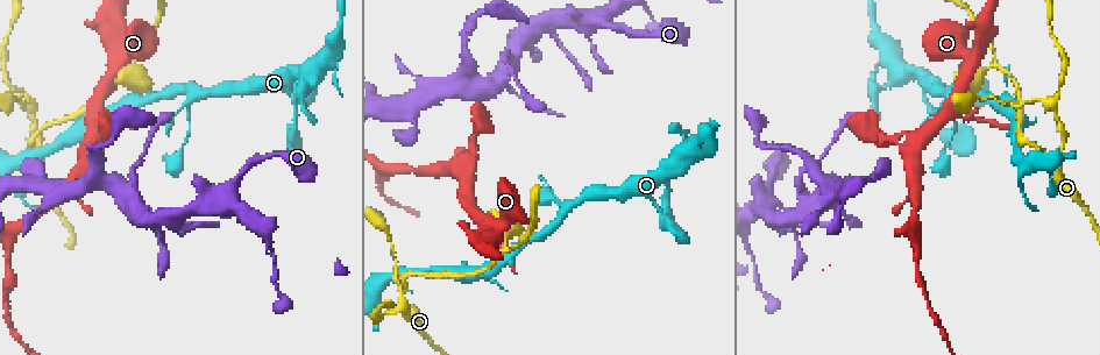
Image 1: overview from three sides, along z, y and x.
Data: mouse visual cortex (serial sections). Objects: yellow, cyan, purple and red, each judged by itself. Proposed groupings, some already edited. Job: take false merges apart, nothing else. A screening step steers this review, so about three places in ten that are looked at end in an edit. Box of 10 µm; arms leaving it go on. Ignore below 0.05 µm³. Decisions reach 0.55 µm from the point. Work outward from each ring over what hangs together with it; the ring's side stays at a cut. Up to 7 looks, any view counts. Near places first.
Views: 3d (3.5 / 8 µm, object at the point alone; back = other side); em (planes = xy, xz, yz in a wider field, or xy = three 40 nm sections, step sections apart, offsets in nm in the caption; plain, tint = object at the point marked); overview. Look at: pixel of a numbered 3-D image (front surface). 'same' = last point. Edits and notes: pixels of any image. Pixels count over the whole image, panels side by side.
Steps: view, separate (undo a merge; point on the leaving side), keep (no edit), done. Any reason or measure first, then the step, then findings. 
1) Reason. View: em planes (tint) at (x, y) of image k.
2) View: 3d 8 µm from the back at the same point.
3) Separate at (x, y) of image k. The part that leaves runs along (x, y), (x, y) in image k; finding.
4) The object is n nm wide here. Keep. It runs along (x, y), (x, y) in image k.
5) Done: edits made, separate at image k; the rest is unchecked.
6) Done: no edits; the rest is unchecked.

Sudden change in width. View: 3d 3.5 µm from the back at (134, 60) of image 1.

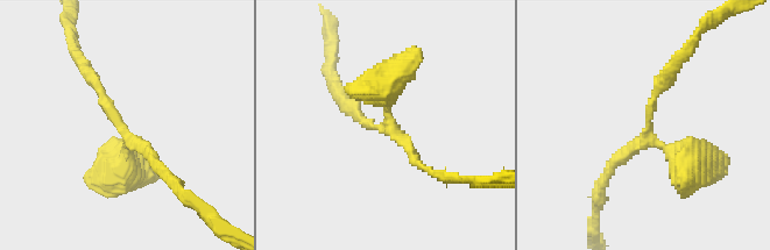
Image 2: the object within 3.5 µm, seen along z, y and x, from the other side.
3 arms meet here; the arms are 150, 150, 450 nm wide. View: em xy step 5 (tint) at (128, 138) of image 2.

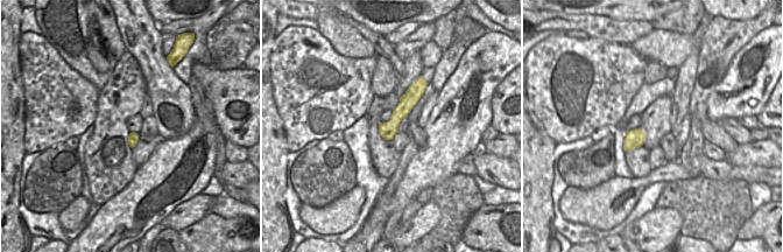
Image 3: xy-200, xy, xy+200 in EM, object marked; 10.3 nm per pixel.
The object is 170 nm wide here. Keep. It runs along (435, 174), (388, 129), (398, 70) in image 2; one cell here.

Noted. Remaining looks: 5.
Branch point. View: 3d 3.5 µm at (1053, 107) of image 1.

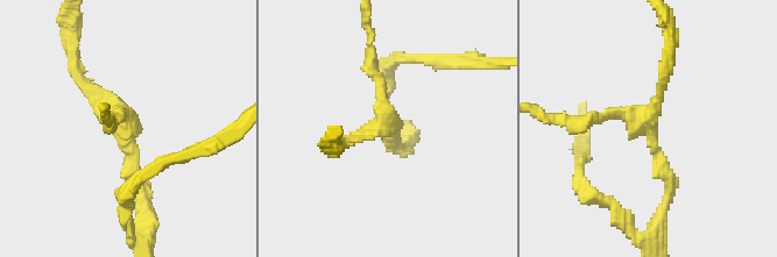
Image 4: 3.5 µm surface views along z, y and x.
3 arms meet here; the arms are 150, 150, 200 nm wide; now the EM. View: em planes (plain) at (646, 126) of image 4.

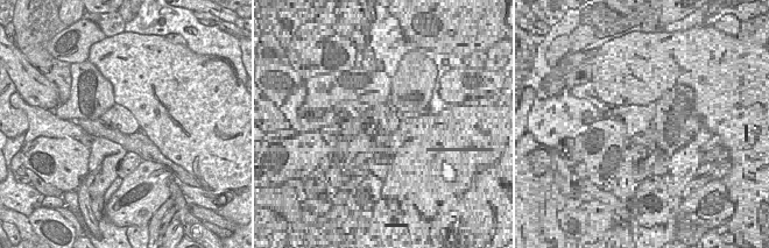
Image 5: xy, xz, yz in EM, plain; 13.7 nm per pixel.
With the object marked. View: em planes (tint) at the same point.

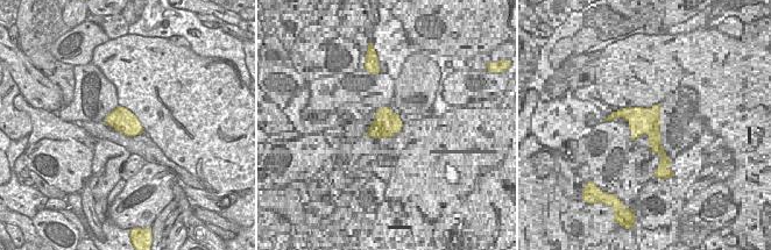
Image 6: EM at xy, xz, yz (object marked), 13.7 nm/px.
Keep. It runs along (669, 192), (633, 113), (579, 125) in image 4; continuous, no second cell.

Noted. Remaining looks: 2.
View: 3d 3.5 µm at (138, 203) of image 1.

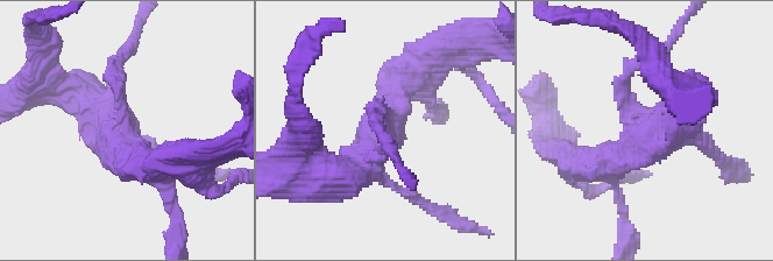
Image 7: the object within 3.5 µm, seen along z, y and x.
3 arms meet here; the arms are 200, 450, 500 nm wide. View: em planes (tint) at (631, 123) of image 7.

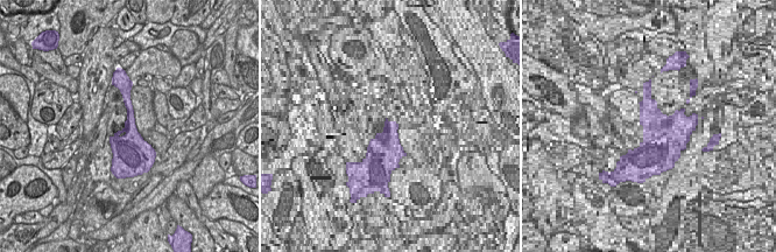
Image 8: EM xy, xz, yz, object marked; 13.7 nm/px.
Keep. It runs along (418, 66), (346, 177) in image 7; all the same cell.

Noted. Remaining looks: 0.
Done: no edits; the rest is unchecked.

